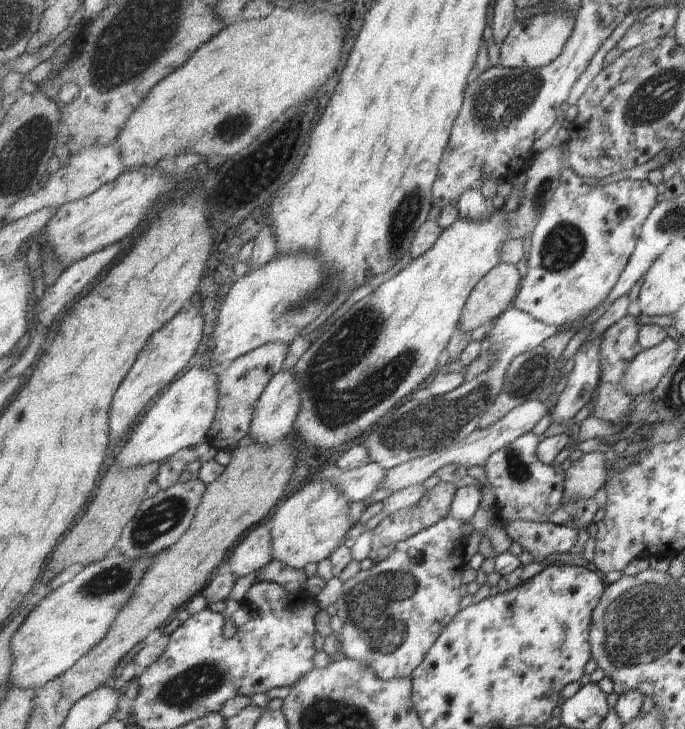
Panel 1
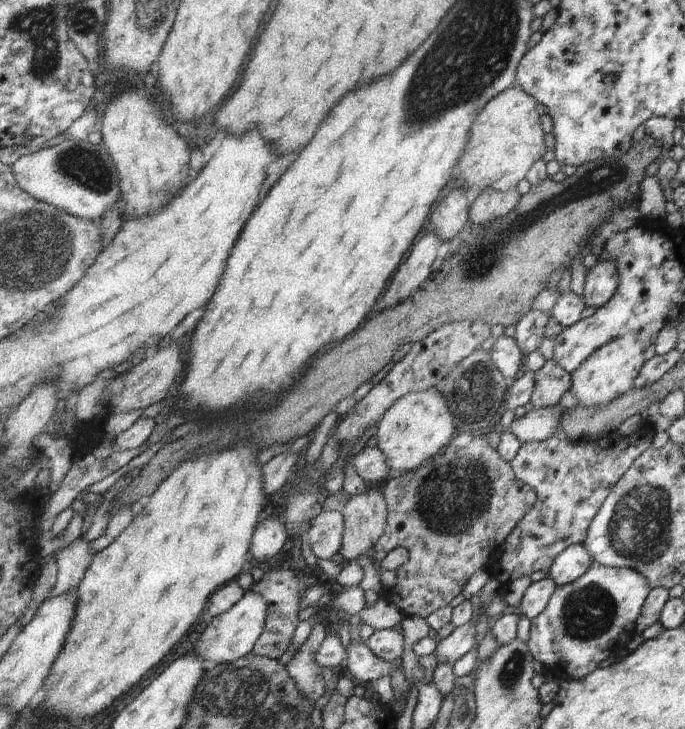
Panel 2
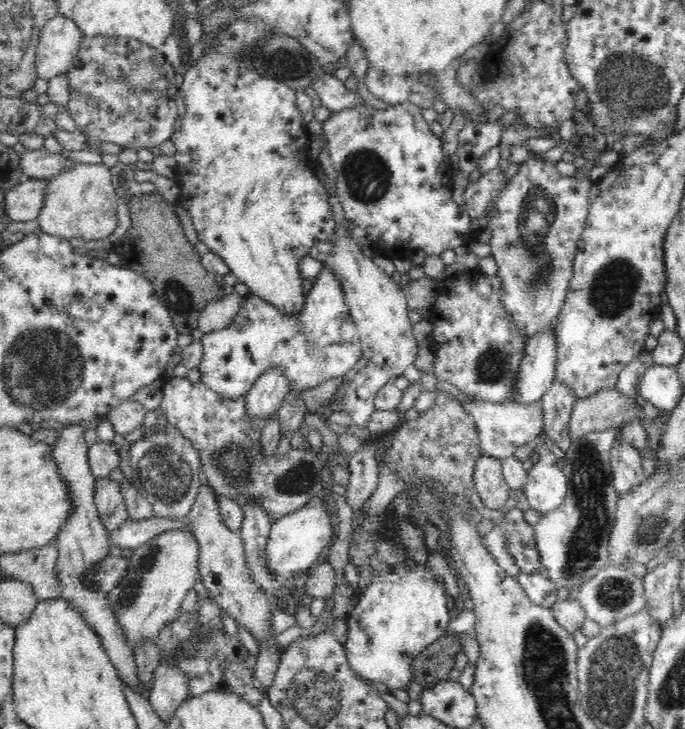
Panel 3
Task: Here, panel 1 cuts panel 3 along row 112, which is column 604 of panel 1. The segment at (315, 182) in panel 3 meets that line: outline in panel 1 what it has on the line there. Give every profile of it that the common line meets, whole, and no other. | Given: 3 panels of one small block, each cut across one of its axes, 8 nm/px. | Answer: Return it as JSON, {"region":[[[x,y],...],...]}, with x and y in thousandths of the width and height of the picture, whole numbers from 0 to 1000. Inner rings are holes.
{"region":[[[820,199],[823,226],[818,252],[809,270],[787,284],[787,303],[777,322],[771,351],[771,372],[749,418],[750,422],[775,431],[781,440],[810,447],[828,446],[855,433],[883,412],[918,358],[939,305],[958,283],[956,272],[961,267],[958,258],[943,247],[912,246],[883,255],[850,252],[847,244],[828,228],[826,203]]]}

